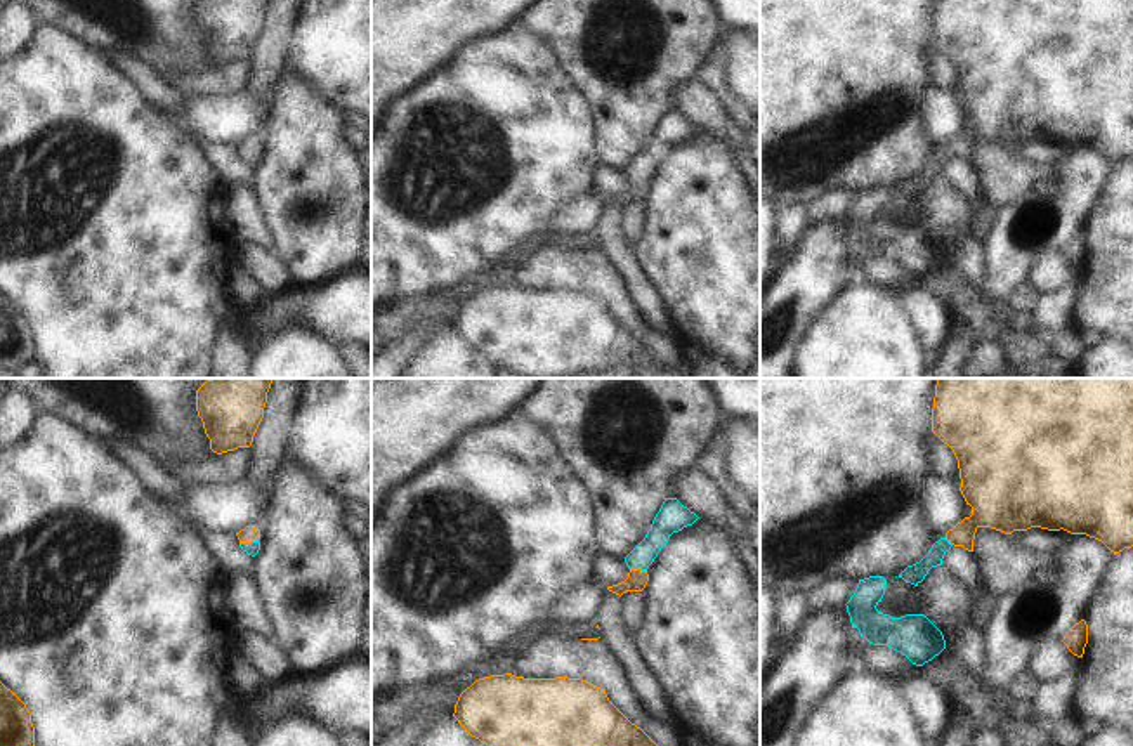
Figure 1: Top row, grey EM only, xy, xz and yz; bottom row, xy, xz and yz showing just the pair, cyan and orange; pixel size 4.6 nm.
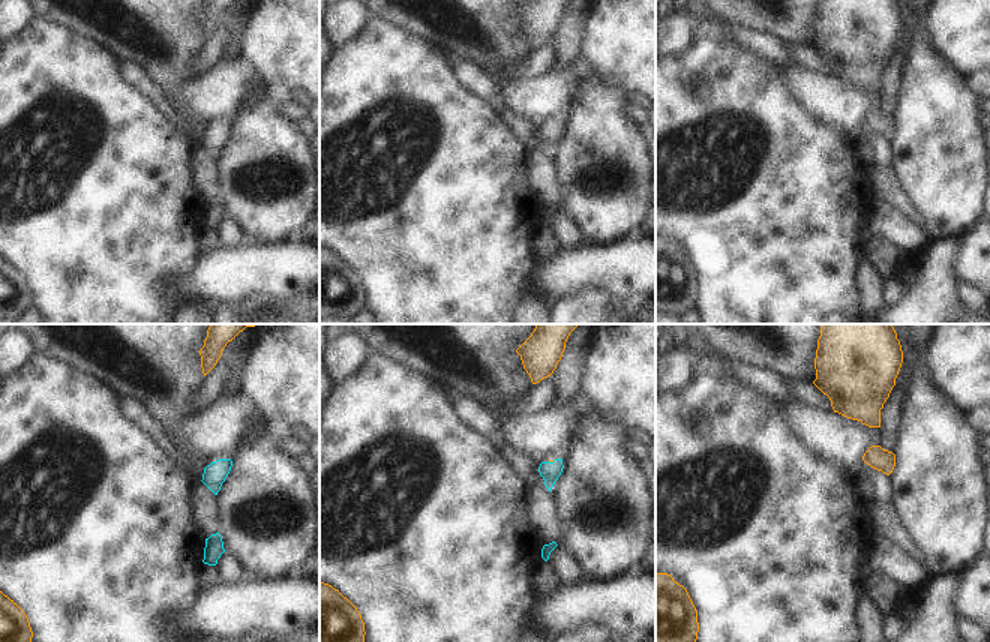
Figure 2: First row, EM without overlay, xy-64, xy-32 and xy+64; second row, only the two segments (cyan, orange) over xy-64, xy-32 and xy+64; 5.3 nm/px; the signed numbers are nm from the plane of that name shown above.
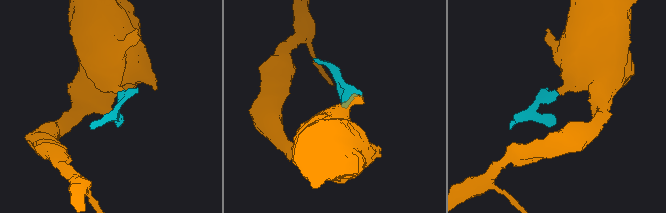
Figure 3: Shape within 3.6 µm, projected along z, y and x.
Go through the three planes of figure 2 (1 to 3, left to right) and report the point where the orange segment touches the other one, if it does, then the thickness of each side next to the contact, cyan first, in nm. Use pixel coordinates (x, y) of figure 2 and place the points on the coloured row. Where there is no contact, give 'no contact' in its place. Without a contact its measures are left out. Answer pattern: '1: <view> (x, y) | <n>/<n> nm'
1: no contact
2: xy-32 (551, 462) | 100/20 nm
3: no contact

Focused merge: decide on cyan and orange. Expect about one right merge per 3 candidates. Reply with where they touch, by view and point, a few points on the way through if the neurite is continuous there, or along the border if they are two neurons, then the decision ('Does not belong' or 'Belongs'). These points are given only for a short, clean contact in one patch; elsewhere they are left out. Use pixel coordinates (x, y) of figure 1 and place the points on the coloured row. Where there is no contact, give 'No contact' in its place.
Touches cyan at xy (248, 543). Path across: xy (252, 549), (248, 543), (250, 533). Belongs

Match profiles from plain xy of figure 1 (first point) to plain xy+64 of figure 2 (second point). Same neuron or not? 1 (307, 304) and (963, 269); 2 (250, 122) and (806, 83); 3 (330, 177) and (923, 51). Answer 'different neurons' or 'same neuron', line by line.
1: same neuron
2: same neuron
3: same neuron

